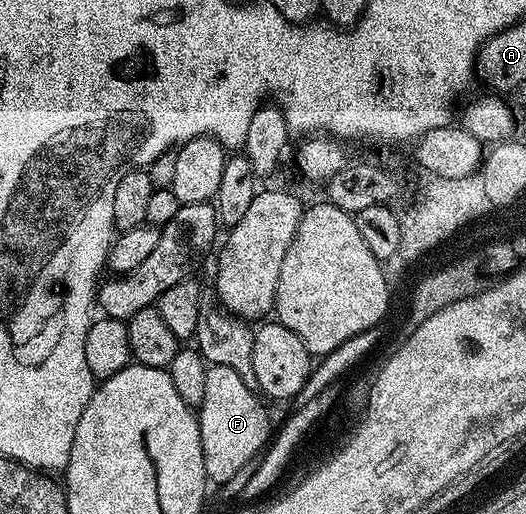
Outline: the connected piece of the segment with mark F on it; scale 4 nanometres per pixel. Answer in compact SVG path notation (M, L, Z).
M207 366L204 401L196 414L200 425L204 469L211 484L221 485L231 480L244 465L263 454L272 439L270 415L265 405L259 392L248 389L248 385L244 385L243 379L234 370Z

